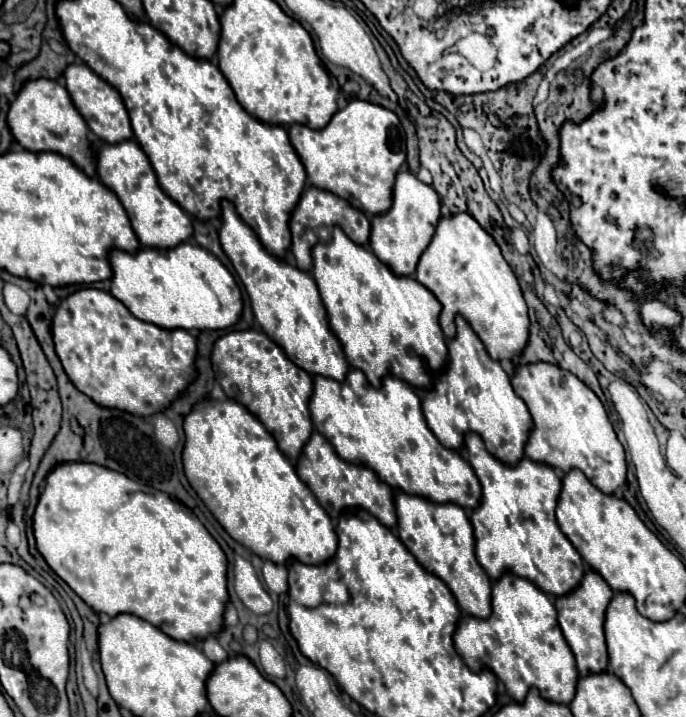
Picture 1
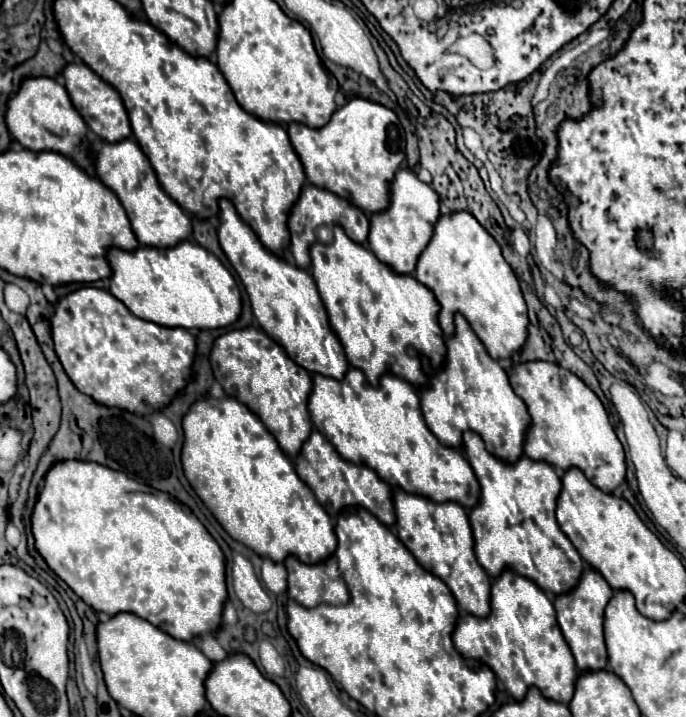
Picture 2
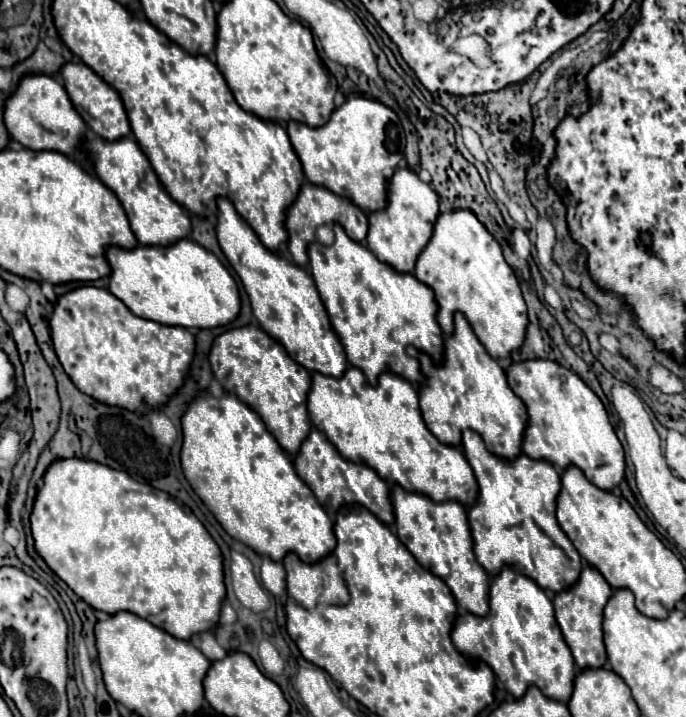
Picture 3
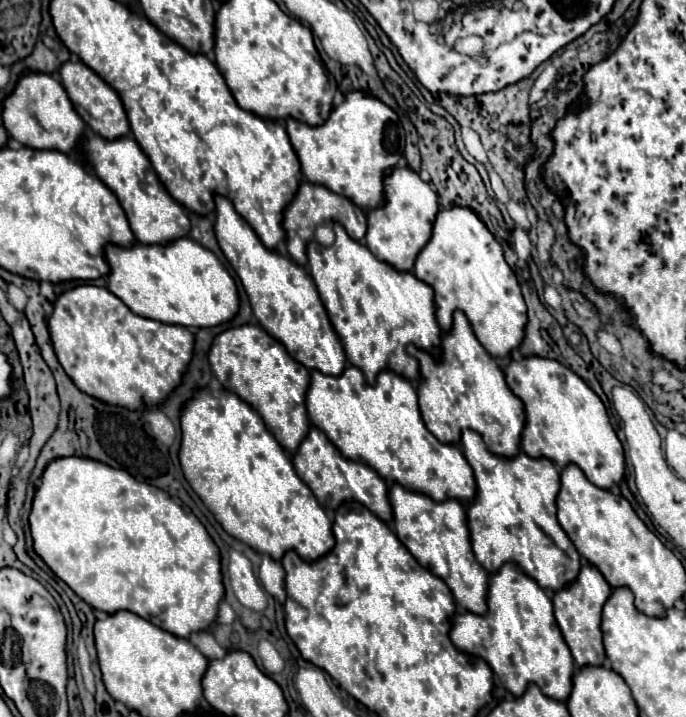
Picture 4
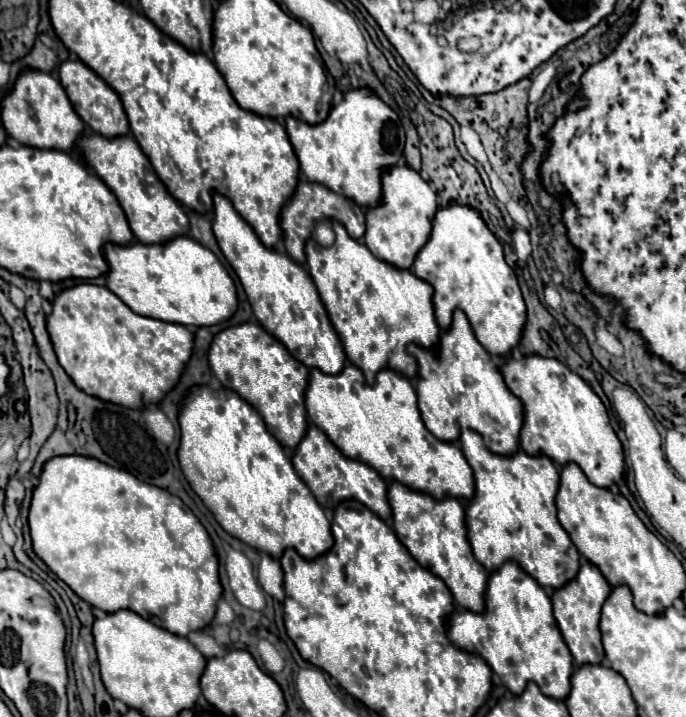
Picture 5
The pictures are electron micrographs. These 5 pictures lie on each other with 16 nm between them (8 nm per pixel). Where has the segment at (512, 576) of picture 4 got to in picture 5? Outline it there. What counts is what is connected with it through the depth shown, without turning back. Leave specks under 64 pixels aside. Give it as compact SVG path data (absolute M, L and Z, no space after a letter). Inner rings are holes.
M506 562L490 574L484 614L456 610L448 624L448 638L460 650L484 658L512 694L518 696L528 682L536 682L546 696L554 700L568 698L572 688L570 676L574 672L572 654L560 636L560 628L556 628L550 596L518 564Z

